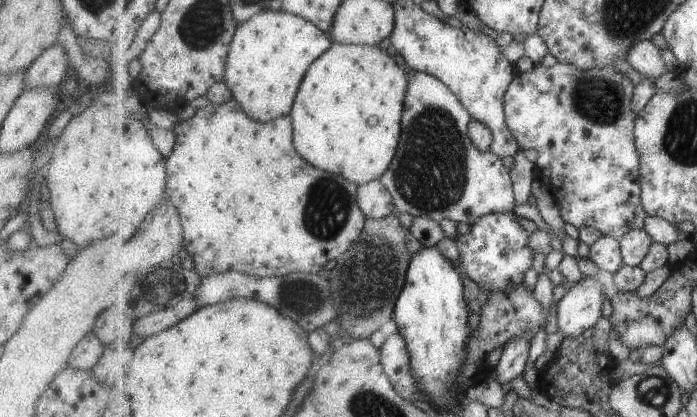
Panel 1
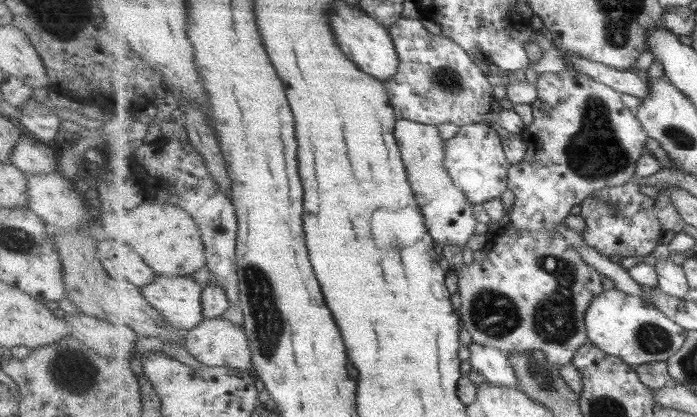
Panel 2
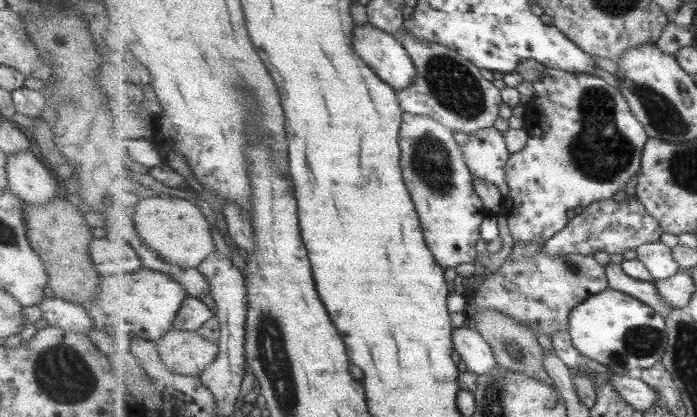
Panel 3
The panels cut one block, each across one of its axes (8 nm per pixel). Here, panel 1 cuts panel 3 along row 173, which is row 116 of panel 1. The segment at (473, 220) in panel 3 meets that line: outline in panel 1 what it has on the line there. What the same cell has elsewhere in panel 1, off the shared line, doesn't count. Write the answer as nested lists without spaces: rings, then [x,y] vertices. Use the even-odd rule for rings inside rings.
[[[411,69],[408,72],[407,108],[402,118],[402,138],[395,160],[380,178],[393,194],[397,212],[407,212],[413,217],[427,216],[435,222],[443,219],[461,224],[474,225],[481,216],[493,212],[515,210],[514,180],[510,169],[501,157],[491,152],[481,152],[471,140],[469,125],[473,116],[459,97],[441,80],[431,73]]]

